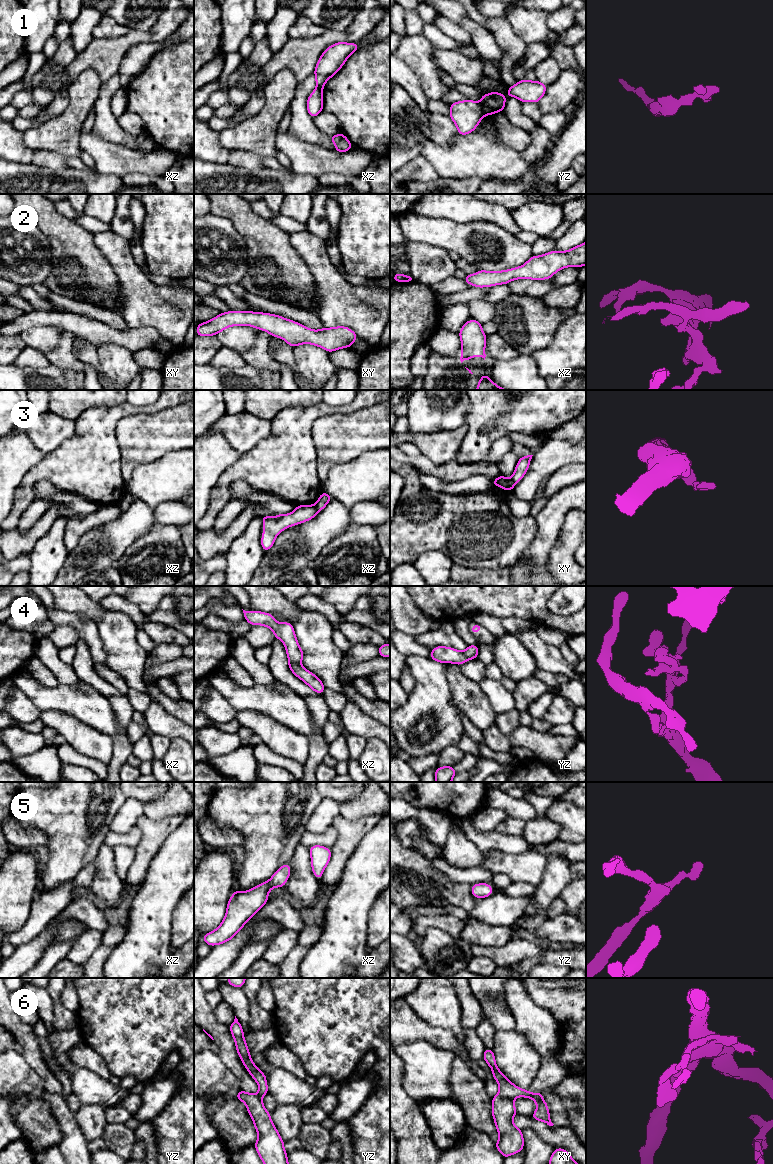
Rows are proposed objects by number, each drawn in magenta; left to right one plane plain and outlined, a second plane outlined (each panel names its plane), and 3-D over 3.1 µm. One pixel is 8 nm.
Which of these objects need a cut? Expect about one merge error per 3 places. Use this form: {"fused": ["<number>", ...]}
{"fused": ["1", "3", "4"]}

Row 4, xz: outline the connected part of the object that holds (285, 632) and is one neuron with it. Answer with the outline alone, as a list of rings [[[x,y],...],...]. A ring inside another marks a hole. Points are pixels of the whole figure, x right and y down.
[[[243,610],[243,613],[249,624],[266,626],[273,631],[275,638],[280,639],[284,644],[290,662],[300,663],[302,661],[304,652],[299,646],[291,623],[283,622],[279,624],[272,614],[265,612]]]

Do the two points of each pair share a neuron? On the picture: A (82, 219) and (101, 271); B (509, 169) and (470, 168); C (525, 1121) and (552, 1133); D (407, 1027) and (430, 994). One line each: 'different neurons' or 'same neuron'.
A: different neurons
B: same neuron
C: same neuron
D: different neurons

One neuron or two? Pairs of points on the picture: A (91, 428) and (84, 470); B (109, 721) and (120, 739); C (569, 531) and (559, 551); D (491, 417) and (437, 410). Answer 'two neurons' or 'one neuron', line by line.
A: one neuron
B: one neuron
C: one neuron
D: two neurons

